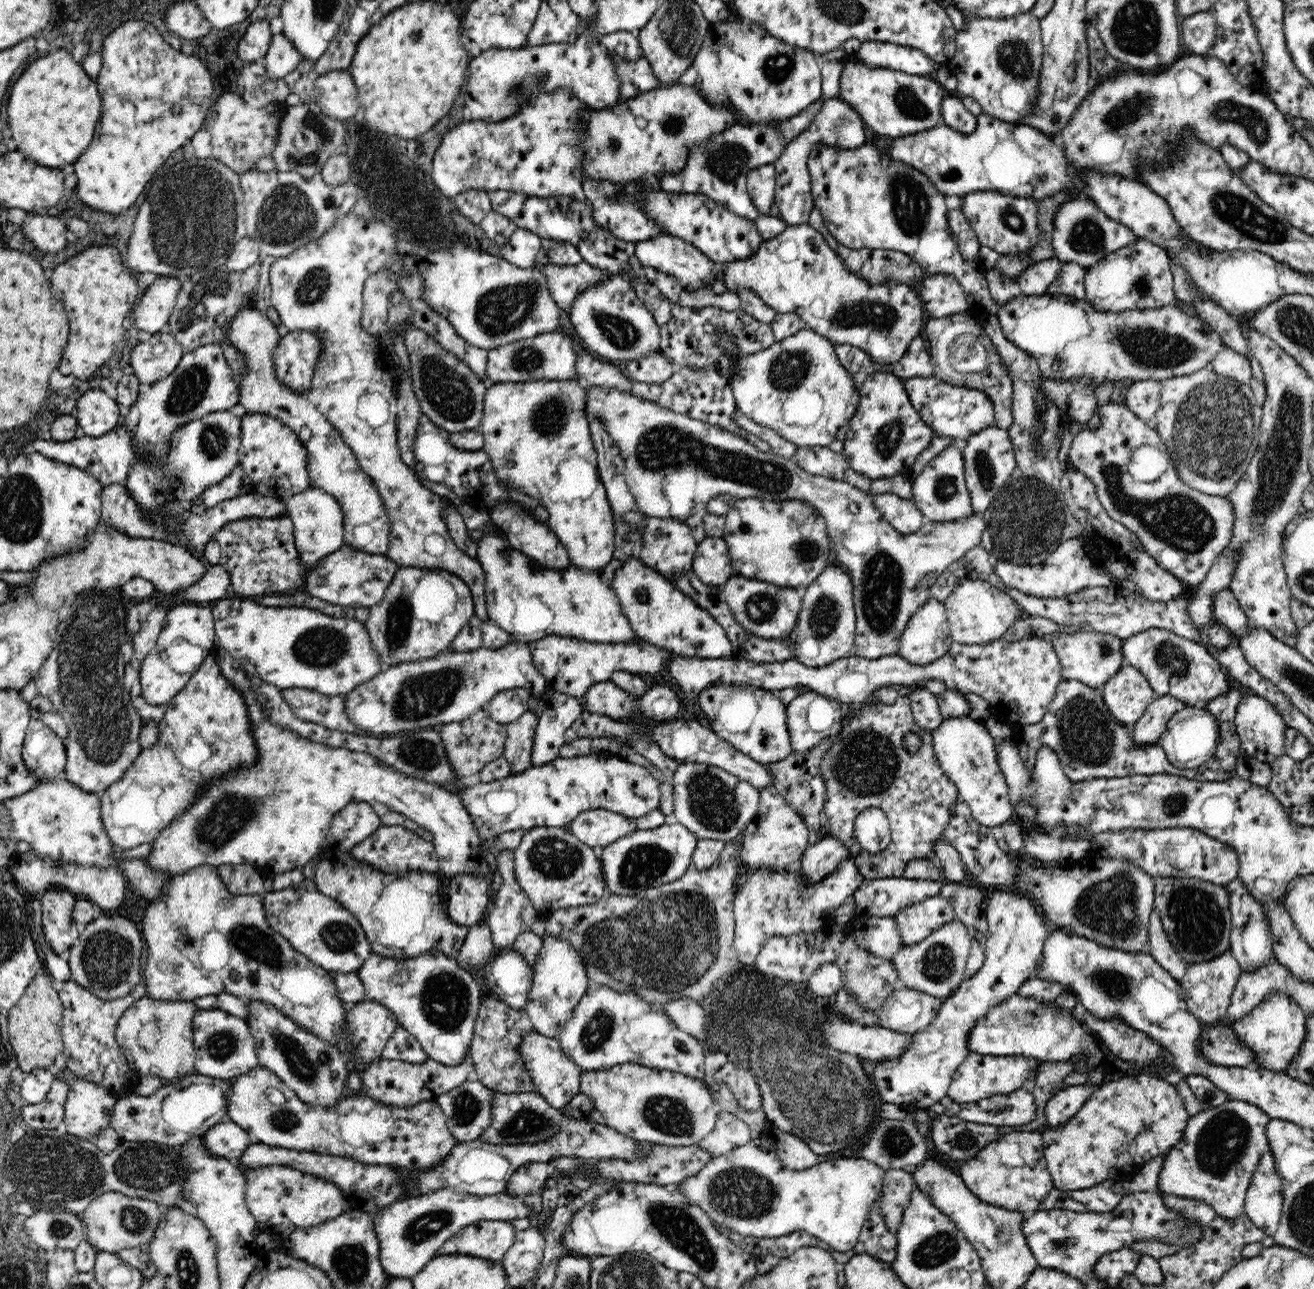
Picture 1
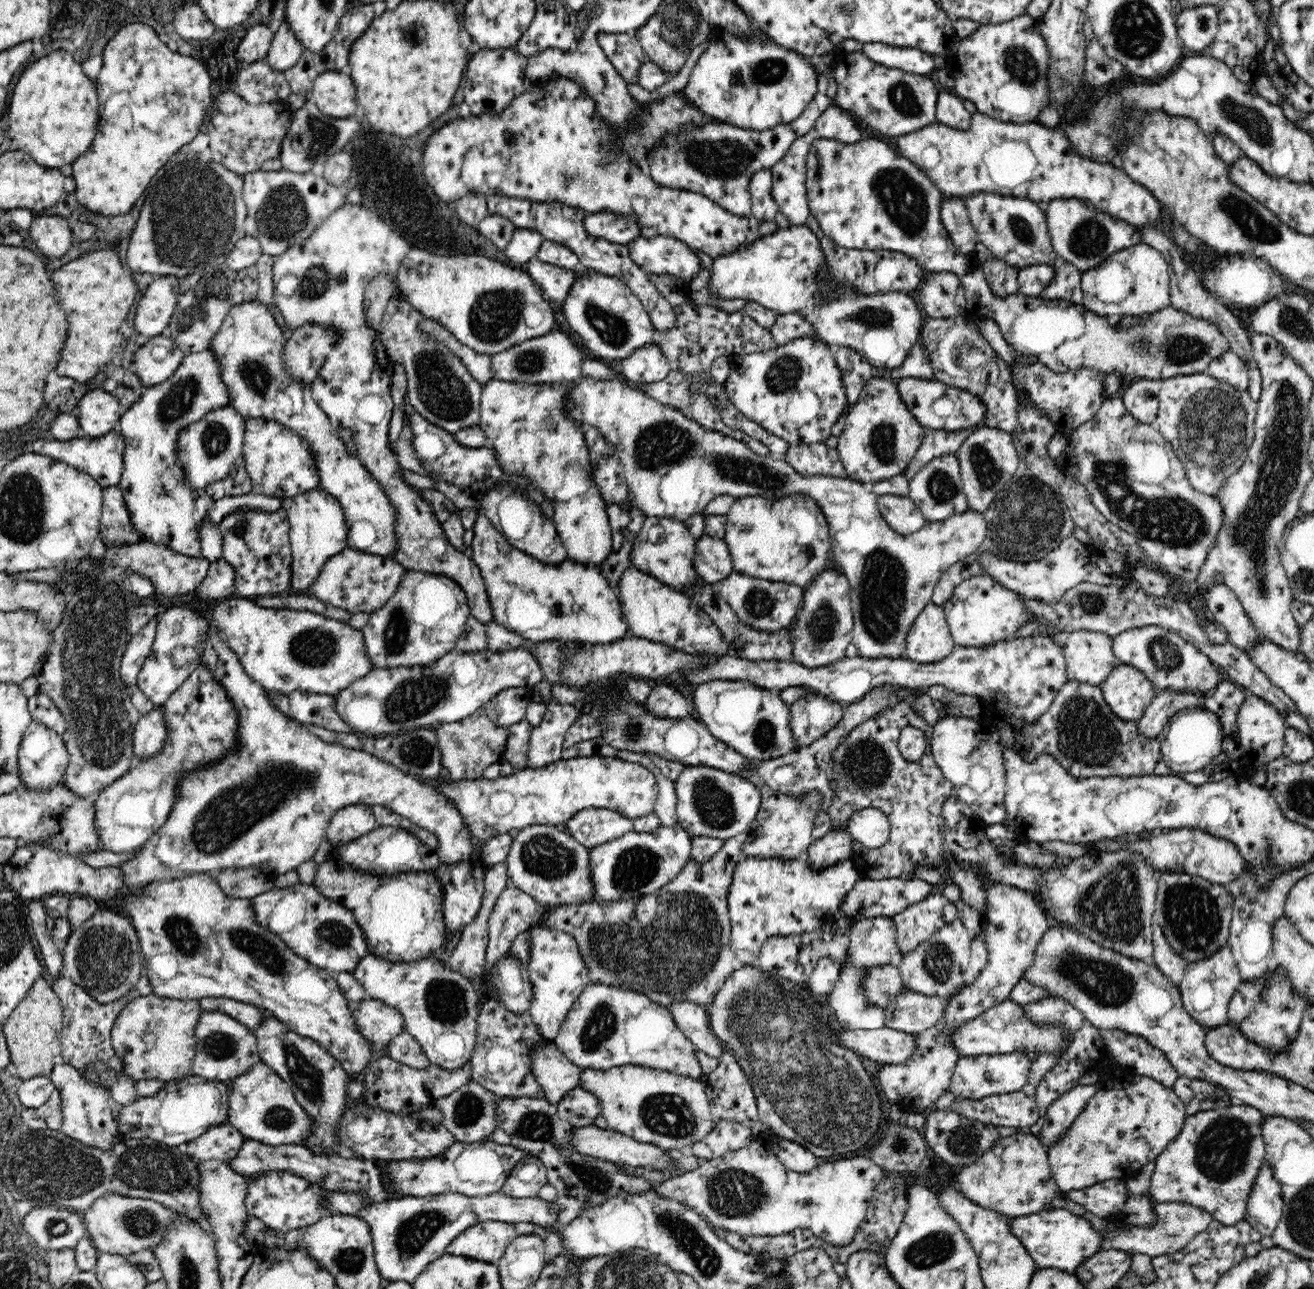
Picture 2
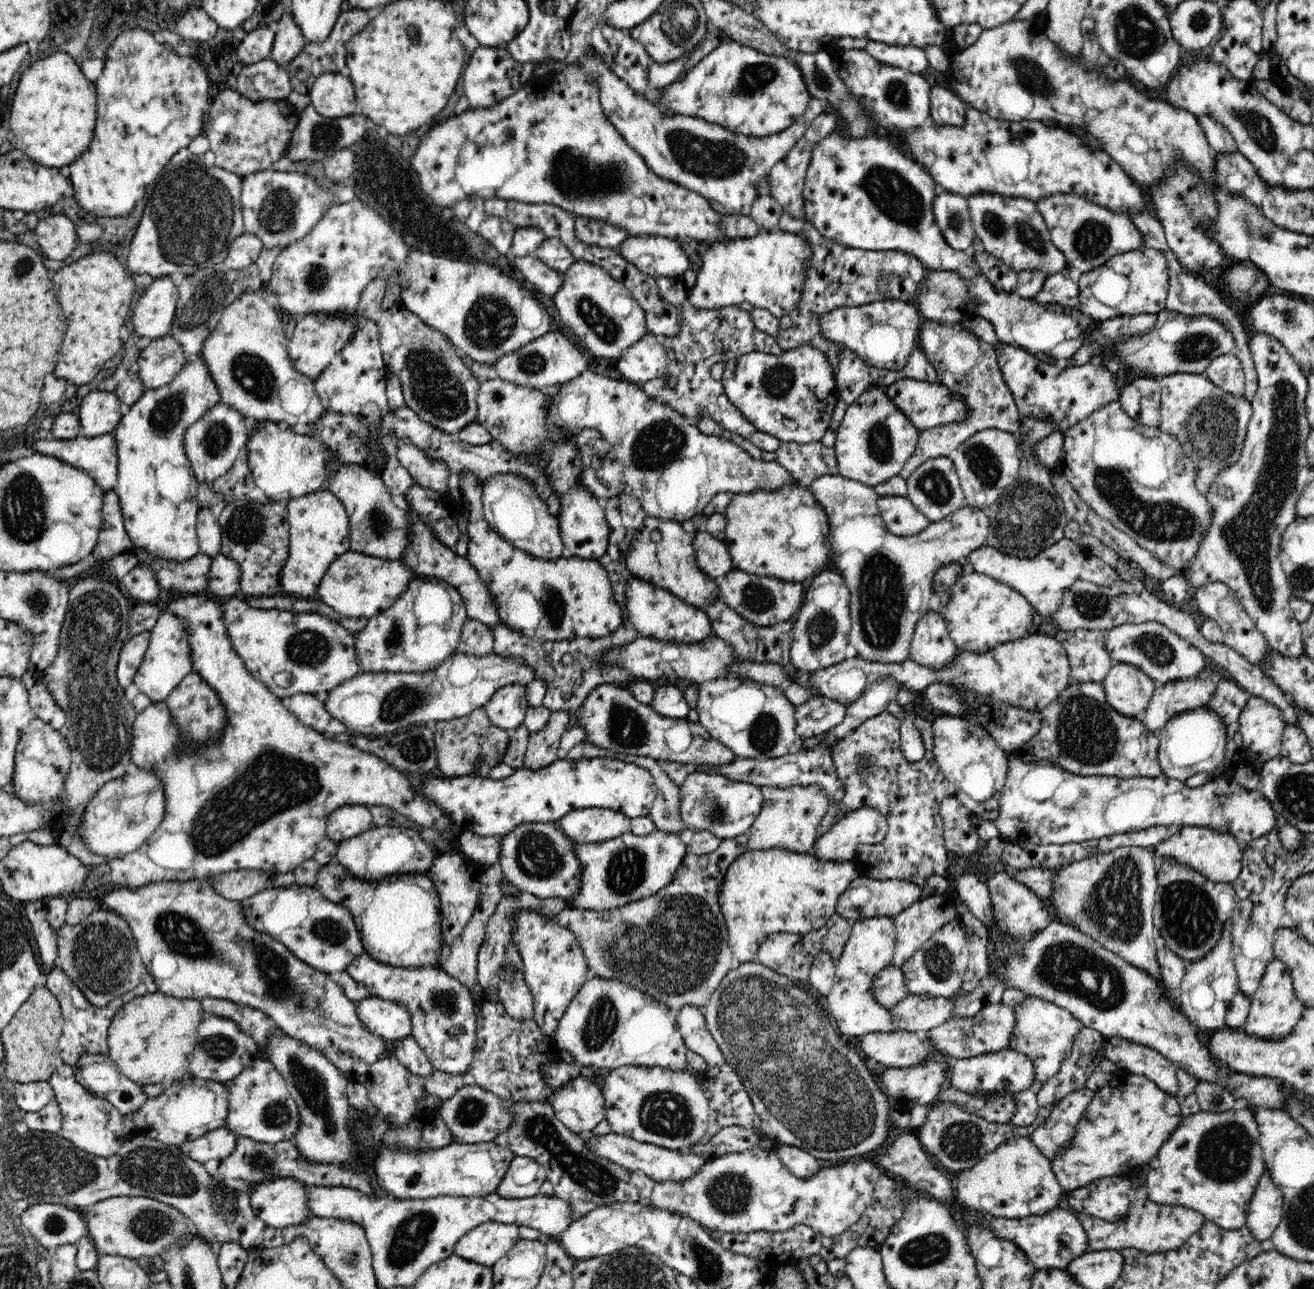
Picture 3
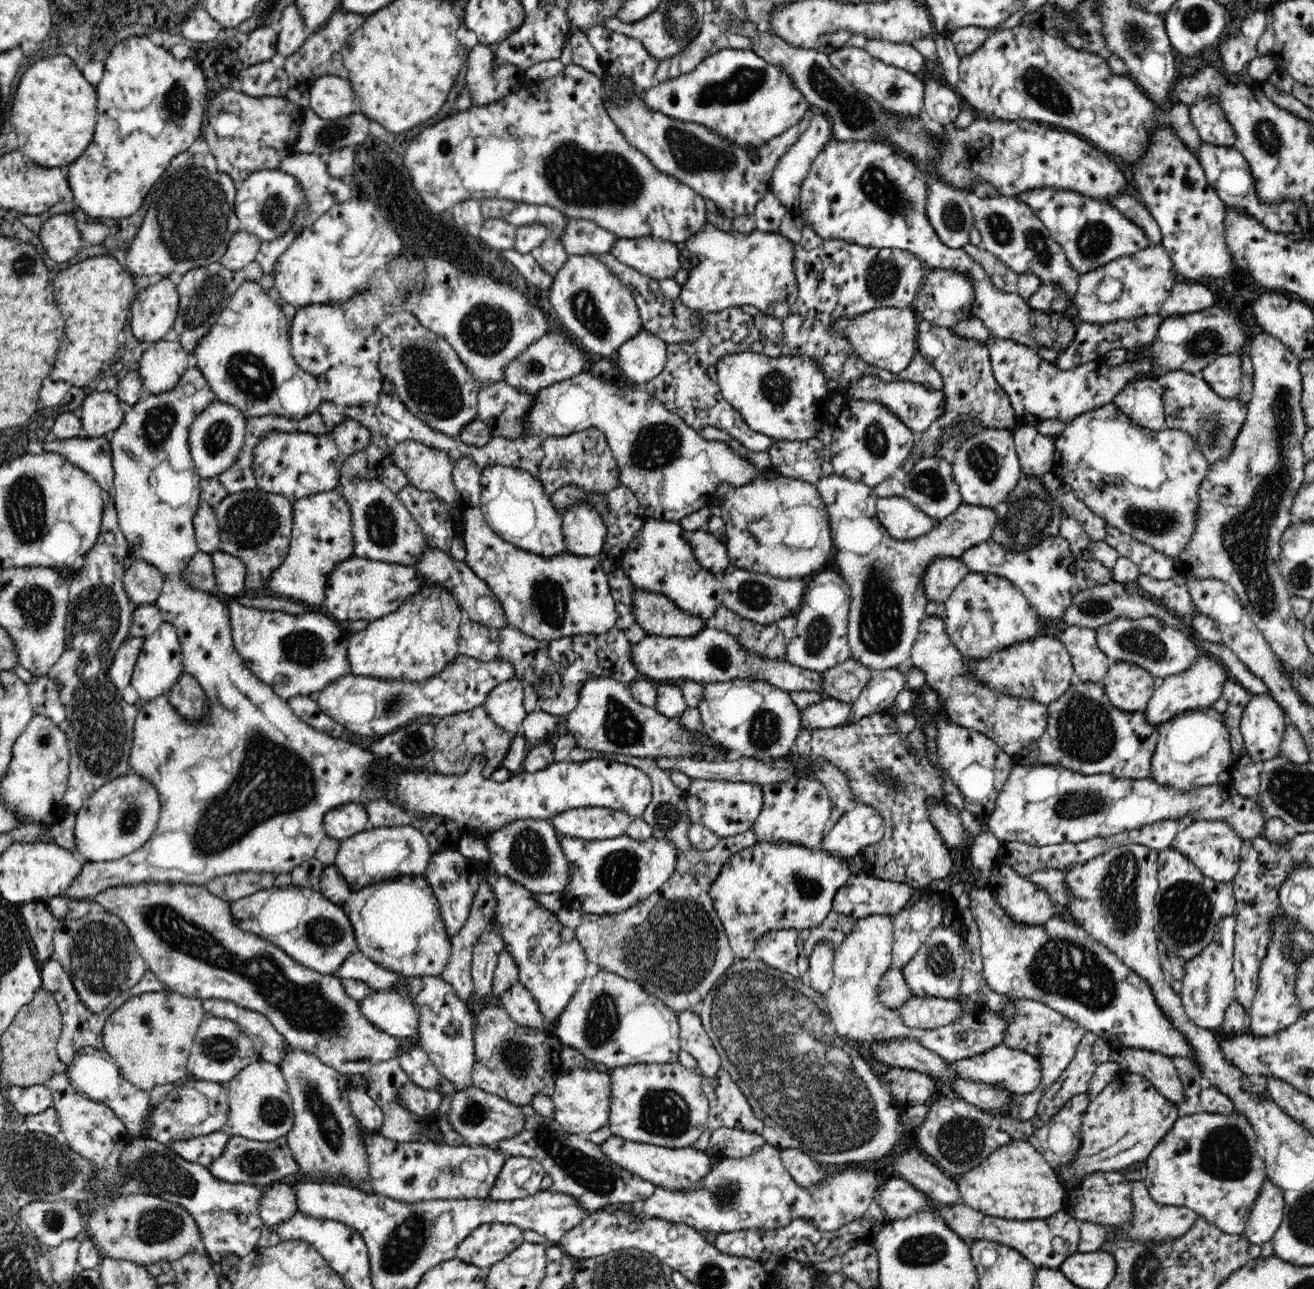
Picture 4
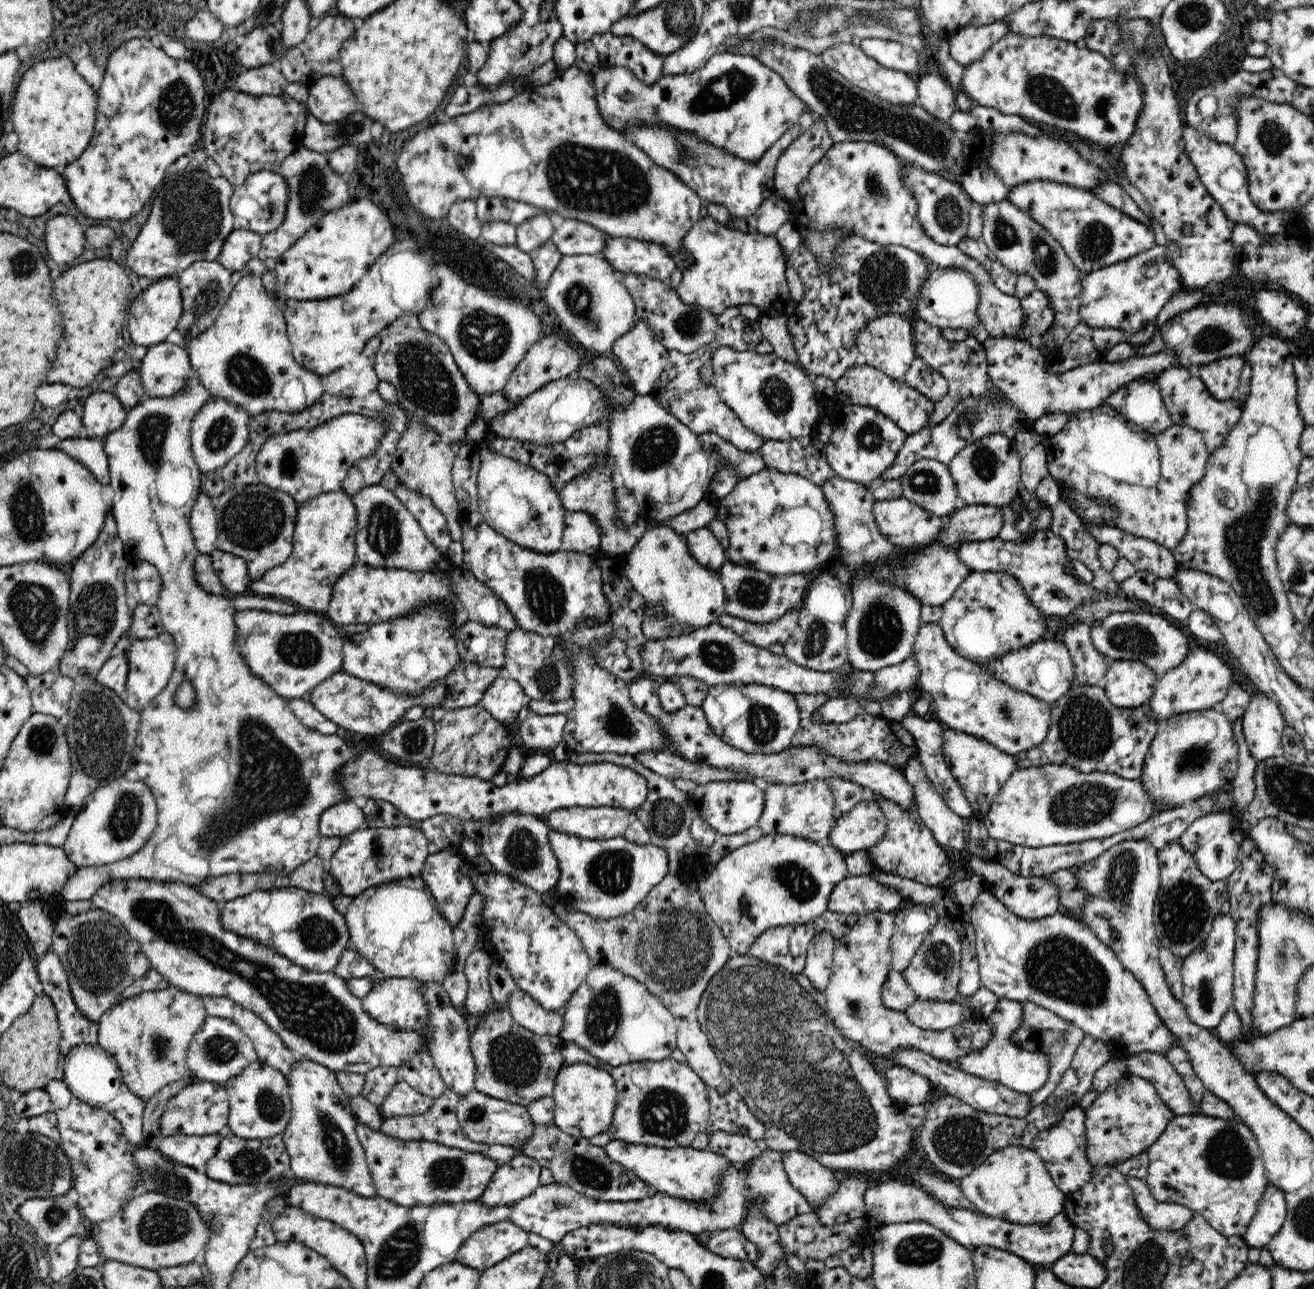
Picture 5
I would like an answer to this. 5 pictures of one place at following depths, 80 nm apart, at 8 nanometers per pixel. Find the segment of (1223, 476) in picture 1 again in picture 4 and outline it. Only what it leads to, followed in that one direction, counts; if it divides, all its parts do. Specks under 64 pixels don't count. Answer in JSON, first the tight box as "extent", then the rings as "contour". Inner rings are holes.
{"extent":[1157,370,1246,465],"contour":[[[1172,370],[1157,373],[1157,381],[1162,385],[1163,405],[1167,429],[1185,430],[1198,440],[1198,448],[1206,457],[1208,465],[1226,459],[1232,451],[1234,438],[1246,420],[1246,403],[1236,398],[1220,398],[1204,381],[1202,371],[1189,373]]]}

